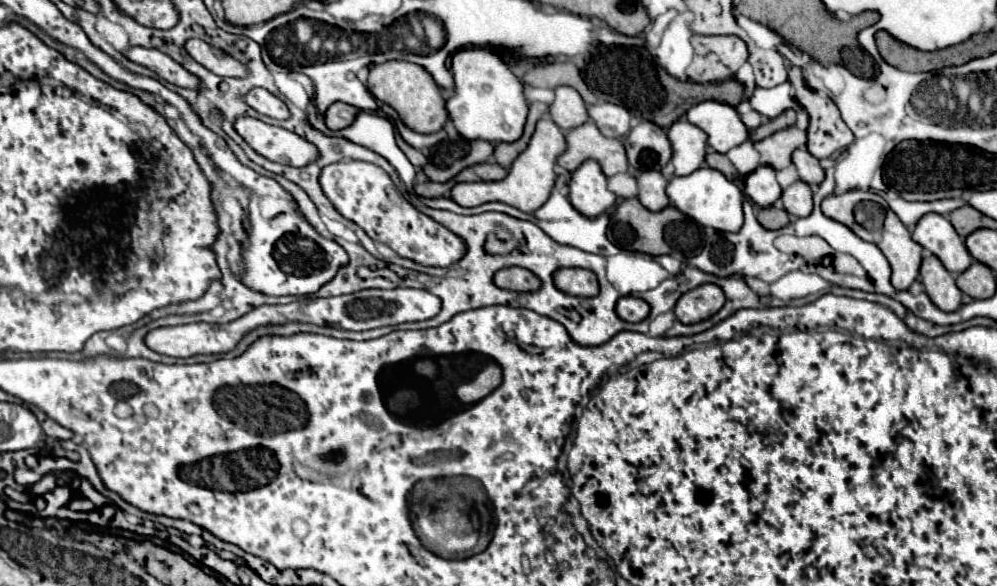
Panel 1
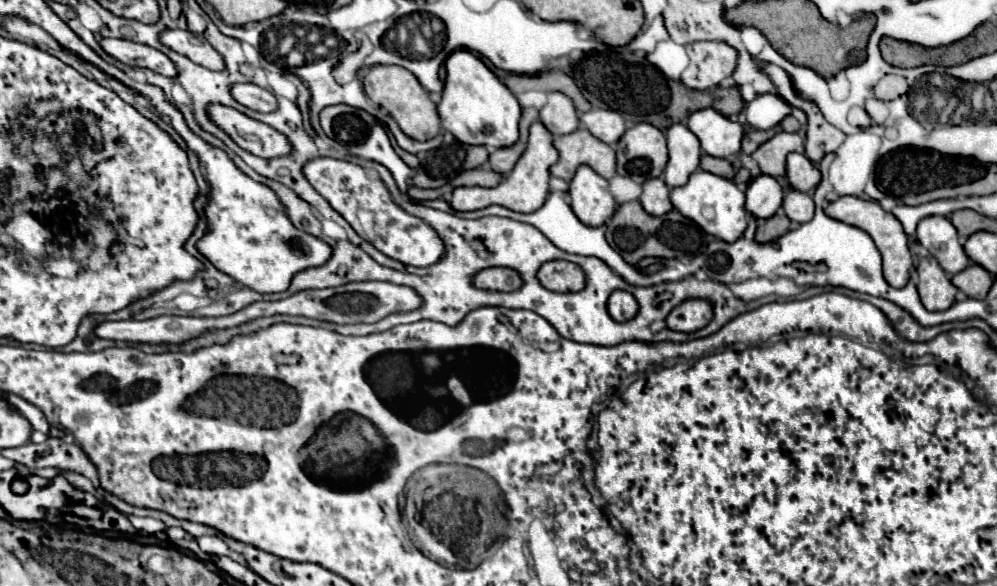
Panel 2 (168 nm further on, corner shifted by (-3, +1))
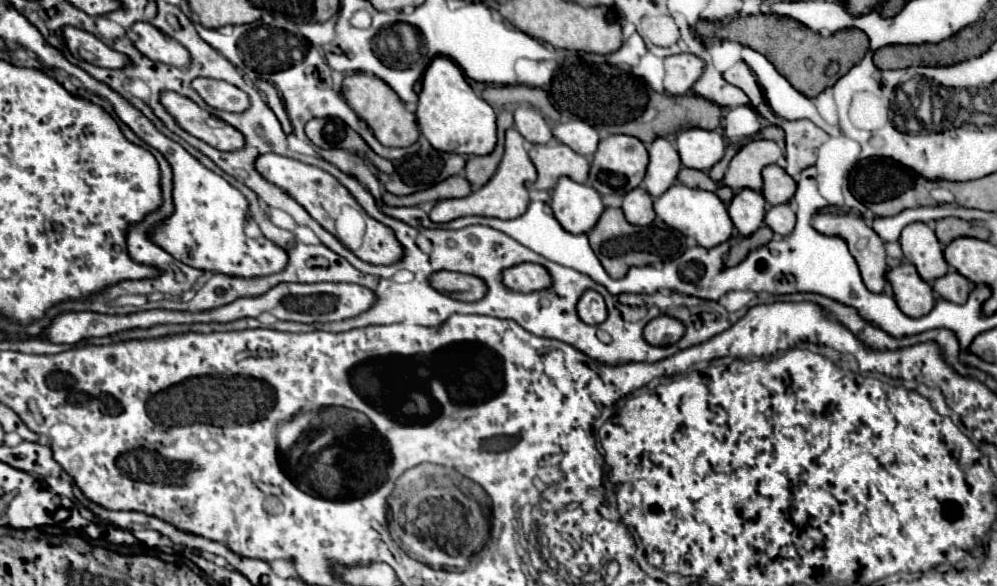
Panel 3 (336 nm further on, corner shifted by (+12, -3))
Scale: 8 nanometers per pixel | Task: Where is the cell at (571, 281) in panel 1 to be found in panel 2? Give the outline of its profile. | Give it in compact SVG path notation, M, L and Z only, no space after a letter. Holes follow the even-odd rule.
M550 260L540 266L538 280L552 292L578 292L586 286L586 276L580 266L566 260Z

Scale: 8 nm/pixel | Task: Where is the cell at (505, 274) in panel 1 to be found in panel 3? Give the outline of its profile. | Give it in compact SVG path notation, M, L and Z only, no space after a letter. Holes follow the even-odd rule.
M437 272L431 276L431 284L441 294L461 302L477 302L487 294L487 284L481 278L461 272Z

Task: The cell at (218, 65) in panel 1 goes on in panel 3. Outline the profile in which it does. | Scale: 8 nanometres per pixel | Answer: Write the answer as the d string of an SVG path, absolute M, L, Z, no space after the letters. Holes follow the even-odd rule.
M137 22L137 24L133 24L131 32L137 36L137 40L135 40L137 50L143 56L151 58L153 62L165 62L171 66L191 64L189 50L183 44L179 44L177 40L173 40L171 36L157 30L153 24Z

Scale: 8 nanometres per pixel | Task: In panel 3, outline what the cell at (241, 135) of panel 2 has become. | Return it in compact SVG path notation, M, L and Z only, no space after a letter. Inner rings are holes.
M163 92L161 104L183 130L207 142L209 146L223 152L235 152L245 146L245 136L237 128L225 124L221 118L199 108L193 100L175 92Z

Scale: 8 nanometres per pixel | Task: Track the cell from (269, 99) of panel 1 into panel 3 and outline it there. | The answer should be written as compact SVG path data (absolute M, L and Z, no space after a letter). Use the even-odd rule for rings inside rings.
M195 78L193 88L199 92L199 96L217 110L227 112L245 112L251 102L249 96L239 90L237 86L223 82L223 80L211 80L211 78Z

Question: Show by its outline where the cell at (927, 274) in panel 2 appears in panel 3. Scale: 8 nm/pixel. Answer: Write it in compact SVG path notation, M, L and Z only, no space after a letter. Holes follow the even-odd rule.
M905 260L901 266L889 270L887 280L893 286L895 300L903 314L919 318L933 310L933 288L917 274L917 268L911 262Z

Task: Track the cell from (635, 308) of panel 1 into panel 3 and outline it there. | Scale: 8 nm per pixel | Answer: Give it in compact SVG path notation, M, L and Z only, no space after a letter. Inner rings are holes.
M587 290L577 304L577 314L587 324L603 324L607 320L607 306L603 296L595 290Z

